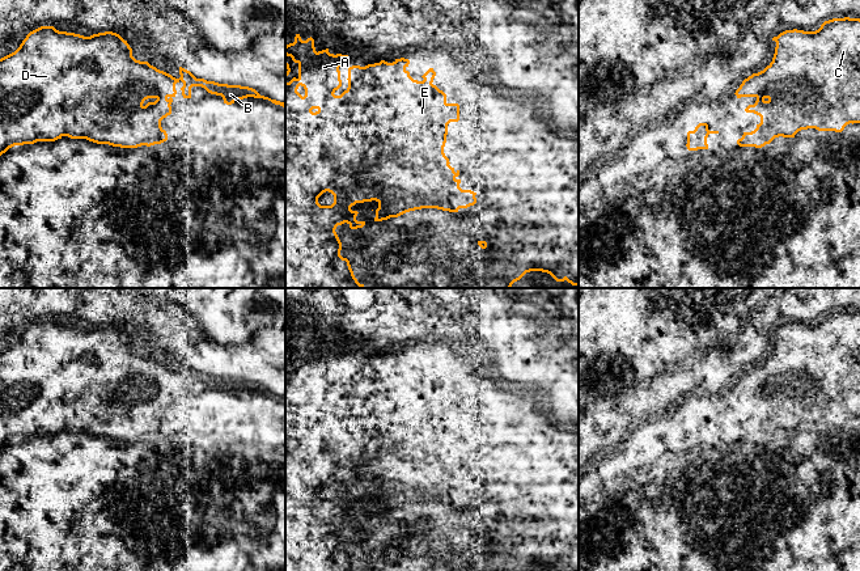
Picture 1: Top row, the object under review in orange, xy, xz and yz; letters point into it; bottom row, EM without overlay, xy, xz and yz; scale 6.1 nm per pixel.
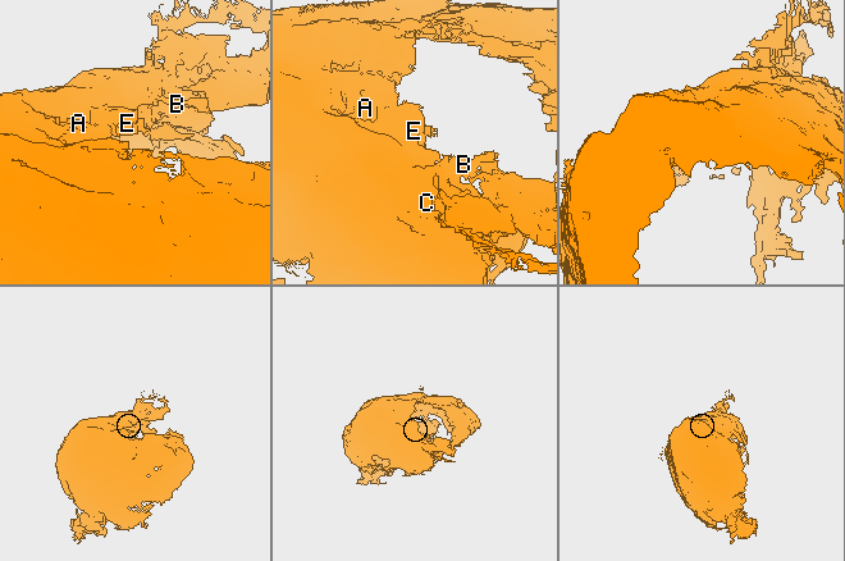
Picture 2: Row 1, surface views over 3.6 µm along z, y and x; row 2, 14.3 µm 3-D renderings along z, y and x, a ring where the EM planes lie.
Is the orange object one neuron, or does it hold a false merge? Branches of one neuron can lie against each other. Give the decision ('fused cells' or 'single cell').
fused cells

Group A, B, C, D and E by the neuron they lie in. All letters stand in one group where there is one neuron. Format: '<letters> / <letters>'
A C D E / B

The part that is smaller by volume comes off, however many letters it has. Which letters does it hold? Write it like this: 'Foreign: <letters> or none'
Foreign: B

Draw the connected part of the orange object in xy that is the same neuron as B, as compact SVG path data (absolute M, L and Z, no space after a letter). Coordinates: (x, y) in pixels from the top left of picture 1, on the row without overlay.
M179 360L179 368L181 368L179 373L183 376L183 380L181 381L183 392L191 392L192 380L202 380L211 388L221 389L224 393L224 397L226 398L232 398L237 393L254 390L254 392L268 393L275 398L280 398L285 401L285 396L280 396L280 394L260 389L255 382L249 380L219 377L215 375L207 375L204 372L196 372L190 364L182 360Z

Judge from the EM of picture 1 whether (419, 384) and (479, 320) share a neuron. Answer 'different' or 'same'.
different

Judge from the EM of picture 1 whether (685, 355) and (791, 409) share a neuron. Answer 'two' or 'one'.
two

